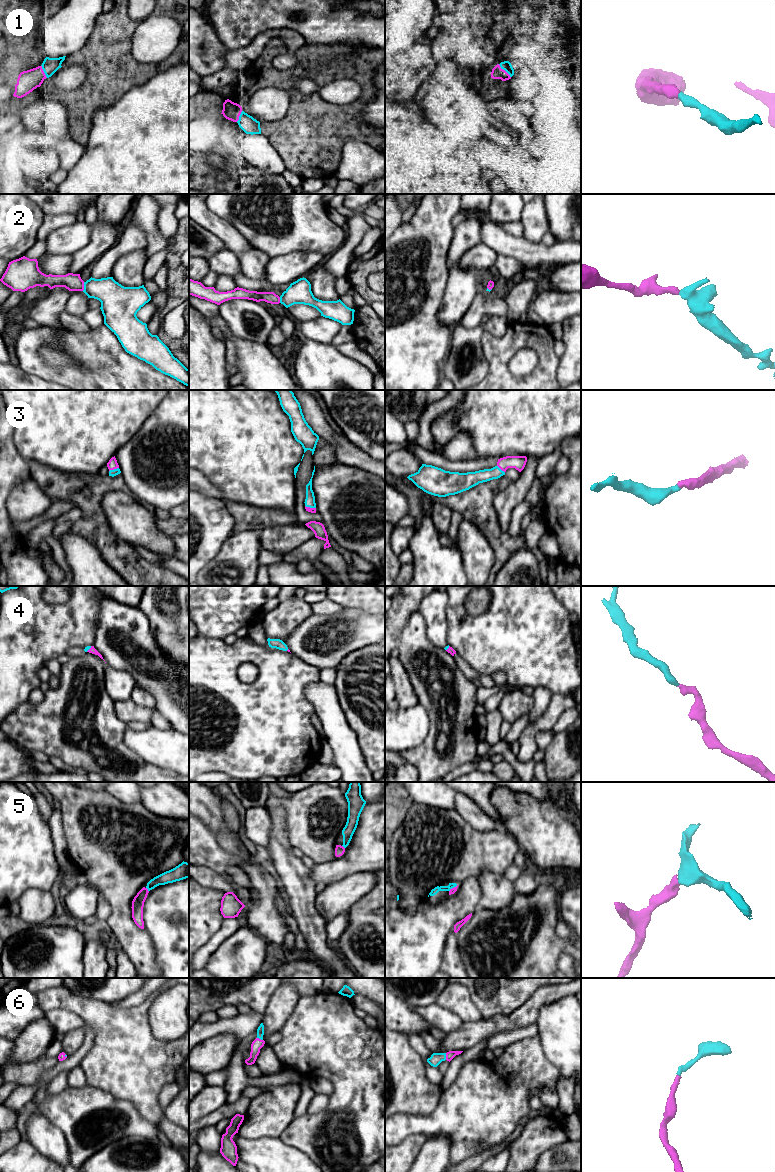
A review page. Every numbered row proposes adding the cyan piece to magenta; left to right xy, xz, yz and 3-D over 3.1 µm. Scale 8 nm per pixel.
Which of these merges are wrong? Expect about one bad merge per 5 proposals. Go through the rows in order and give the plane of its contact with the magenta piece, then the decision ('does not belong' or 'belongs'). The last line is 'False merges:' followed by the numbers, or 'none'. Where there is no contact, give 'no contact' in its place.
1: yz | belongs
2: xy | belongs
3: xy | belongs
4: xy | belongs
5: xy | belongs
6: yz | belongs
False merges: none

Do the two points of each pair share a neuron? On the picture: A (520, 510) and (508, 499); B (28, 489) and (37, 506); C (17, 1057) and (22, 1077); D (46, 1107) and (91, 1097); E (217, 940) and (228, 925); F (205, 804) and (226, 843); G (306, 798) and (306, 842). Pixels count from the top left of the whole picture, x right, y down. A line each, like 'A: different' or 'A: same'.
A: different
B: same
C: different
D: same
E: same
F: same
G: same

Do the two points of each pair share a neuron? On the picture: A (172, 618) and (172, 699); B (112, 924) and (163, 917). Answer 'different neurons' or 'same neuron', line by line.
A: different neurons
B: different neurons

